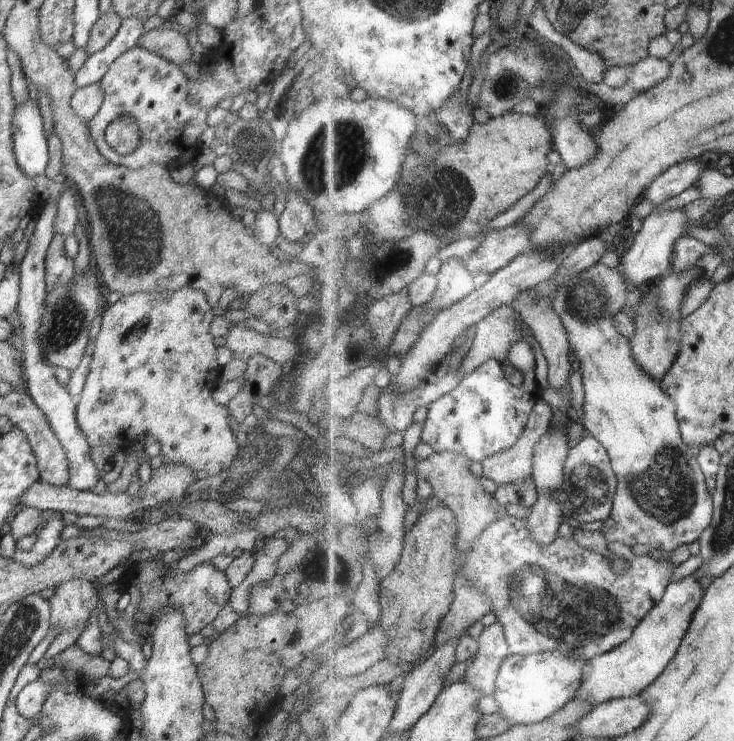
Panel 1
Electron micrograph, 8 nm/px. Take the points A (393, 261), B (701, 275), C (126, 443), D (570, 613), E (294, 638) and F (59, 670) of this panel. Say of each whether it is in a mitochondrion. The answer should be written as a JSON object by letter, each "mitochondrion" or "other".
{"A":"mitochondrion","B":"other","C":"other","D":"mitochondrion","E":"other","F":"other"}

